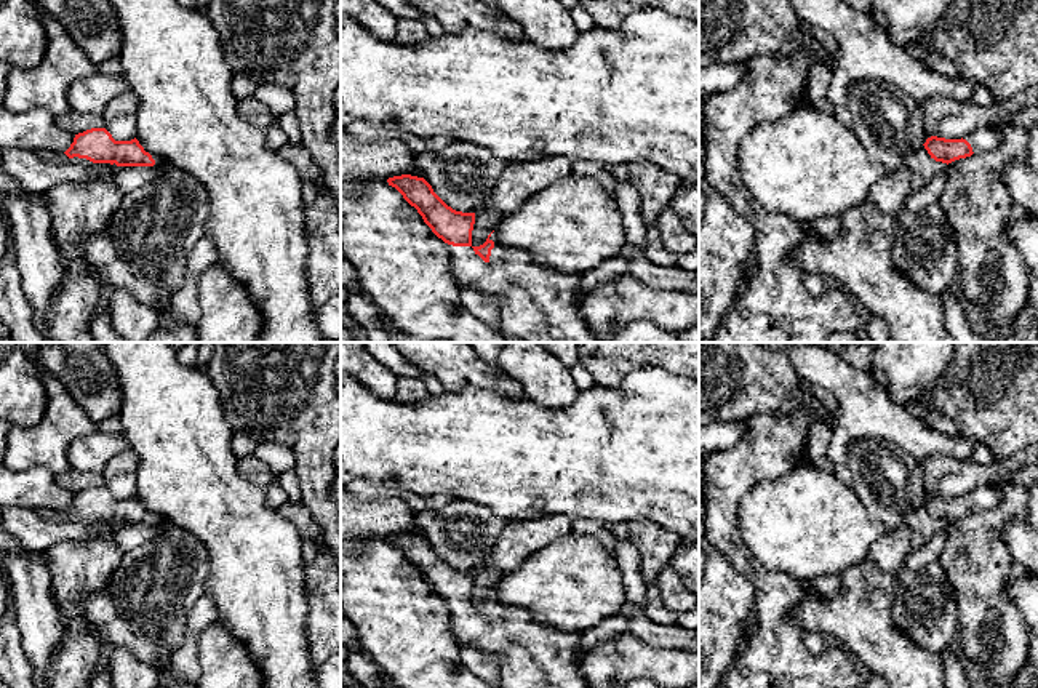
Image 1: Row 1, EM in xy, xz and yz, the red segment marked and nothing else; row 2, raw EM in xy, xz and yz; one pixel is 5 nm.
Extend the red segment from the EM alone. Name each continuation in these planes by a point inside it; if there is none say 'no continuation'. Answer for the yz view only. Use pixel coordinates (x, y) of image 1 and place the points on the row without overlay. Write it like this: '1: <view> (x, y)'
1: yz (984, 498)

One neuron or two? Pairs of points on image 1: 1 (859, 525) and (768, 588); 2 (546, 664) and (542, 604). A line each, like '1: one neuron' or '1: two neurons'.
1: two neurons
2: two neurons

